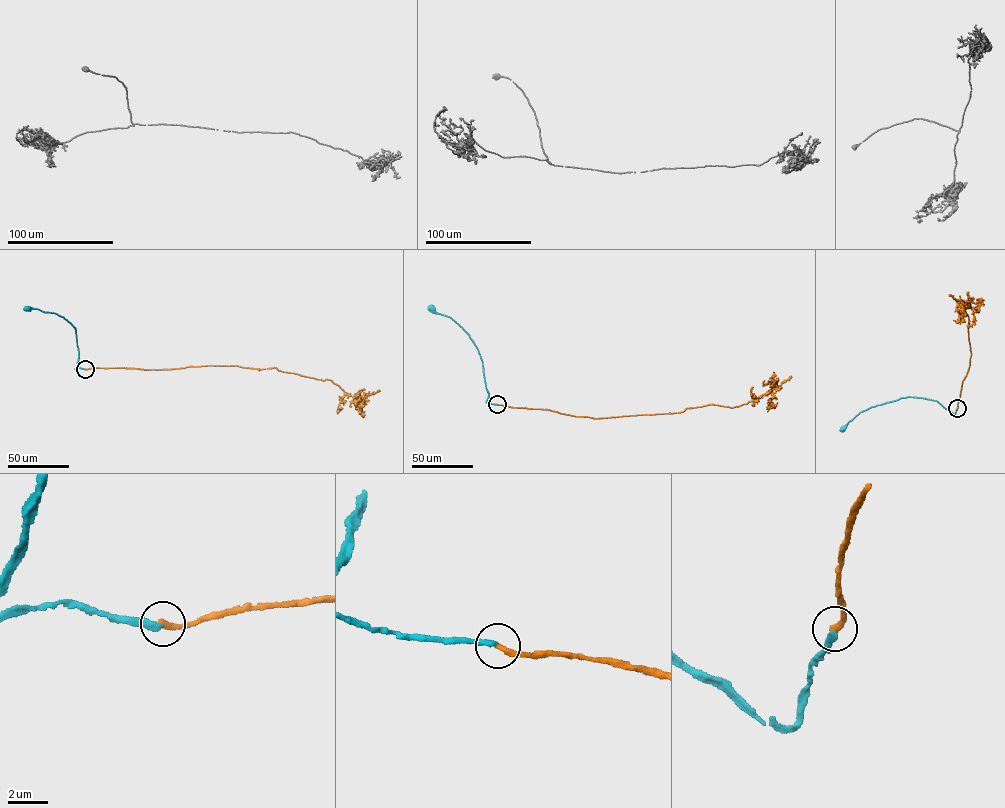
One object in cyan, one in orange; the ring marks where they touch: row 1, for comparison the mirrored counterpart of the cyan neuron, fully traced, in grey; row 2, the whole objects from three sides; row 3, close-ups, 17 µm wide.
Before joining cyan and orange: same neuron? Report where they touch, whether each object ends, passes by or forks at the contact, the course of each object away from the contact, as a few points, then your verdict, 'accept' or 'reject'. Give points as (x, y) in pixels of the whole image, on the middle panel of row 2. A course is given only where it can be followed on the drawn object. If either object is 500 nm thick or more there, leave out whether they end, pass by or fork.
(497, 404) | cyan ends | orange ends | cyan via (497, 404), (486, 402), (488, 392), (482, 363), (469, 335), (452, 319), (435, 313), (431, 308) | orange via (497, 404), (596, 418), (678, 413), (687, 408), (712, 404), (733, 407), (760, 398), (790, 376) | reject

